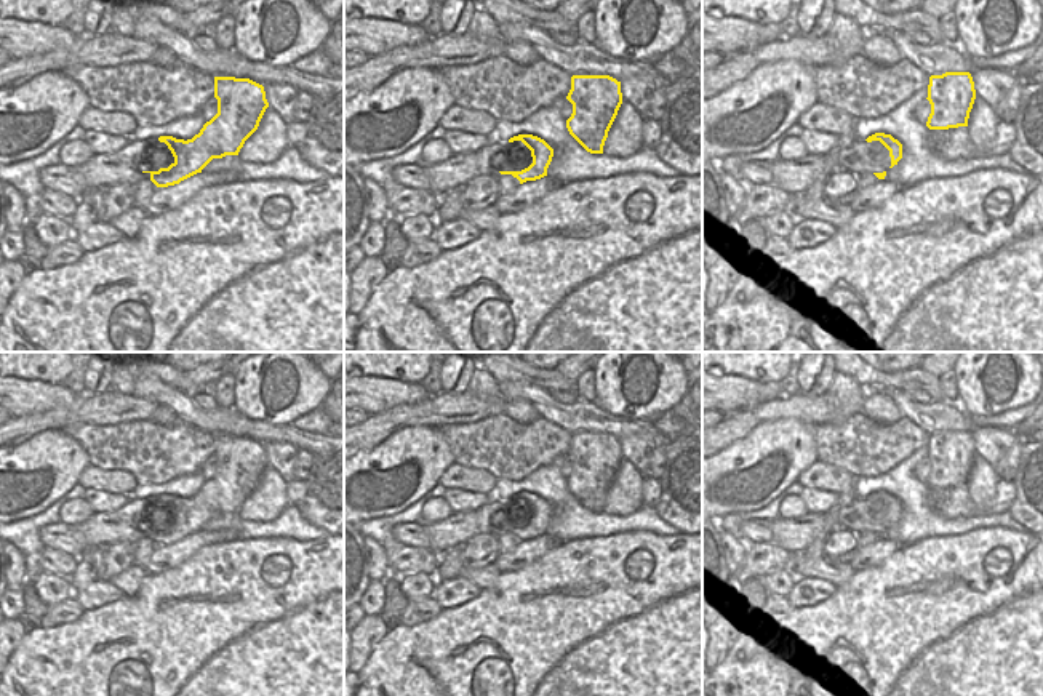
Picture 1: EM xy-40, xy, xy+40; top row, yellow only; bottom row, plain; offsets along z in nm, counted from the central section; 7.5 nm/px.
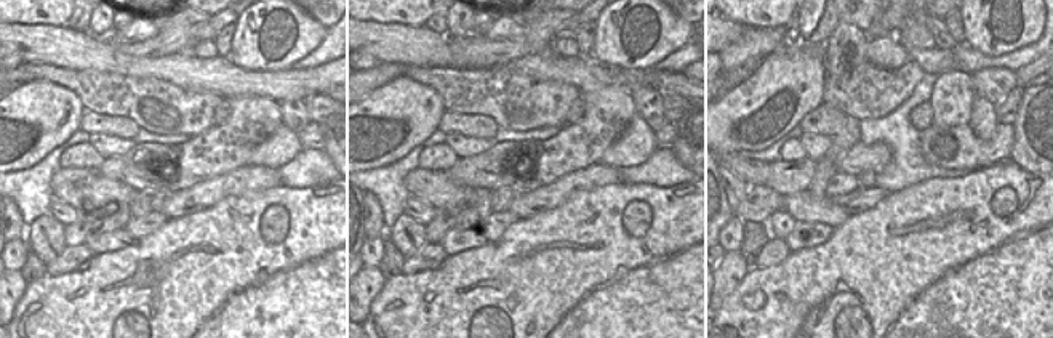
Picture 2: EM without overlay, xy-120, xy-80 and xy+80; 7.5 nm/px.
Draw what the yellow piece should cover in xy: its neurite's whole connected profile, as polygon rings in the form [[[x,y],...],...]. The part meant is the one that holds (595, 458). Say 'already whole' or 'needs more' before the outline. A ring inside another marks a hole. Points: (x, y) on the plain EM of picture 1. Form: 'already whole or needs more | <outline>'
already whole | [[[573,434],[566,458],[573,462],[573,472],[566,478],[569,493],[590,512],[603,512],[608,490],[622,462],[621,440],[609,434]]]

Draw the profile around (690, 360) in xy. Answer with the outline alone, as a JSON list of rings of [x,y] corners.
[[[672,352],[680,360],[686,373],[691,373],[702,363],[702,352]]]

